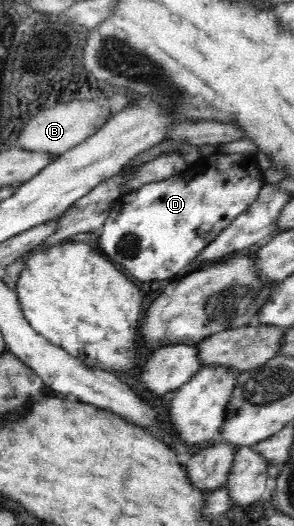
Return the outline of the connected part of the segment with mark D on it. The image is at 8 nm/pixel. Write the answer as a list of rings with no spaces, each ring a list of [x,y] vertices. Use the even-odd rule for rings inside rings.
[[[213,152],[188,164],[182,174],[141,186],[114,203],[98,237],[99,251],[116,265],[116,268],[140,282],[174,278],[180,270],[194,262],[220,232],[226,230],[232,221],[244,212],[257,198],[265,179],[256,159],[256,154]]]

